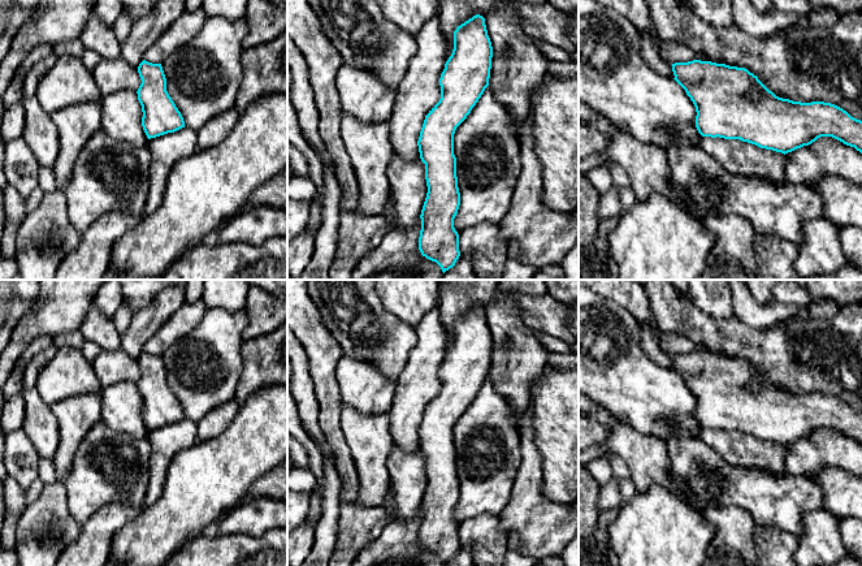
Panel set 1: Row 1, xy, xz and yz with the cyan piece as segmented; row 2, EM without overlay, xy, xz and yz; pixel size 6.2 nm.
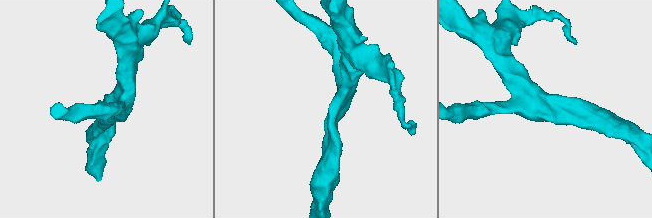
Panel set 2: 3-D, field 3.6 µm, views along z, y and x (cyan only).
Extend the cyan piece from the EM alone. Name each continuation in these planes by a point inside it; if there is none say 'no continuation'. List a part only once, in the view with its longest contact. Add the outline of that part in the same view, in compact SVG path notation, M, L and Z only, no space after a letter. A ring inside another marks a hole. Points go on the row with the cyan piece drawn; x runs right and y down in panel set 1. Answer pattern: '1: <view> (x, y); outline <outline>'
no continuation

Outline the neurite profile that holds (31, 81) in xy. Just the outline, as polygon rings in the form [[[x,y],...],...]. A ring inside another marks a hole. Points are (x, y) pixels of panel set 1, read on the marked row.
[[[53,53],[38,61],[25,77],[23,98],[35,96],[42,77],[55,65],[56,56]]]

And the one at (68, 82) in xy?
[[[70,56],[56,59],[55,65],[42,77],[35,96],[49,115],[70,105],[103,100],[92,72],[85,66],[81,59]]]

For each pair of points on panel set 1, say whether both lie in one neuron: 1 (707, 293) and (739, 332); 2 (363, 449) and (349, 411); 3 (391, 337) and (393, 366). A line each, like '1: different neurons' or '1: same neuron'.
1: different neurons
2: same neuron
3: same neuron

